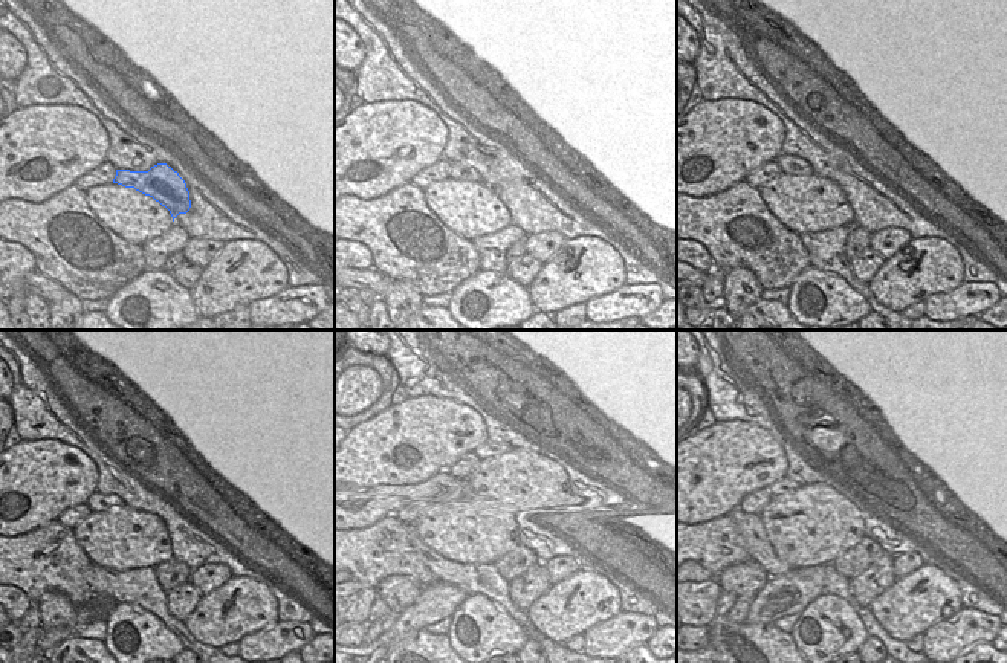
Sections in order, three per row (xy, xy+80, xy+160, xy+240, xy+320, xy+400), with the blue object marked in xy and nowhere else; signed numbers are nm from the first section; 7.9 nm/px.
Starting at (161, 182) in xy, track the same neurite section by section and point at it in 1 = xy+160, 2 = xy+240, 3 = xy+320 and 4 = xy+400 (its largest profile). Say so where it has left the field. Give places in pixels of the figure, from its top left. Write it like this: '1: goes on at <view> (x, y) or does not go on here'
1: goes on at xy+160 (789, 164)
2: goes on at xy+240 (97, 501)
3: goes on at xy+320 (442, 486)
4: goes on at xy+400 (783, 486)

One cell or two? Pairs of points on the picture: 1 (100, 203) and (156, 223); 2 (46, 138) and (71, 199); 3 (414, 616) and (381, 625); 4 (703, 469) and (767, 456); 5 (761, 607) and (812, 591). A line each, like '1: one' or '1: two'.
1: one
2: two
3: two
4: one
5: one

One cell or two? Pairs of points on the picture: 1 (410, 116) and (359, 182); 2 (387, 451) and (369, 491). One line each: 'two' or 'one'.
1: one
2: one

